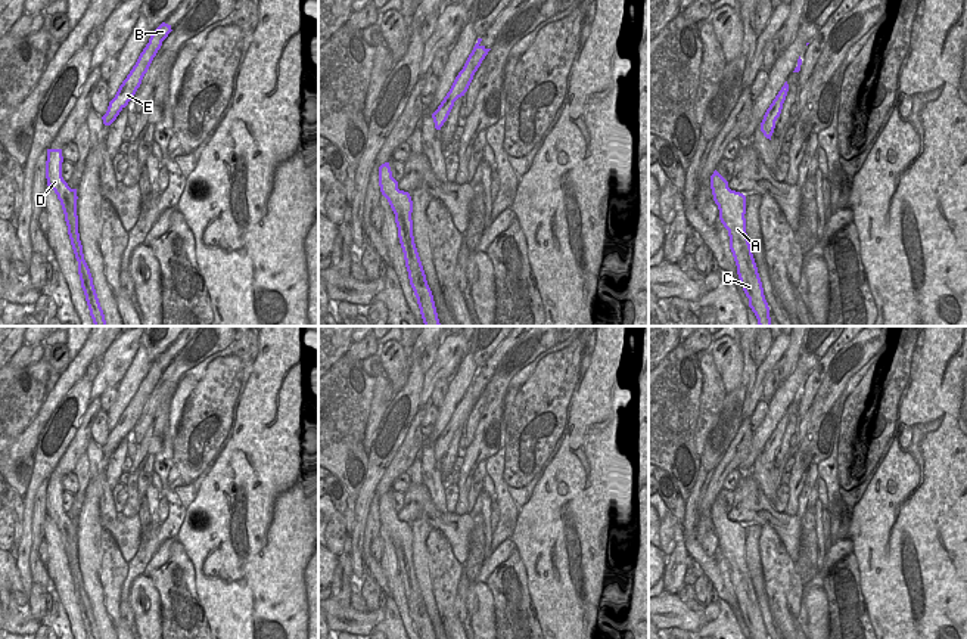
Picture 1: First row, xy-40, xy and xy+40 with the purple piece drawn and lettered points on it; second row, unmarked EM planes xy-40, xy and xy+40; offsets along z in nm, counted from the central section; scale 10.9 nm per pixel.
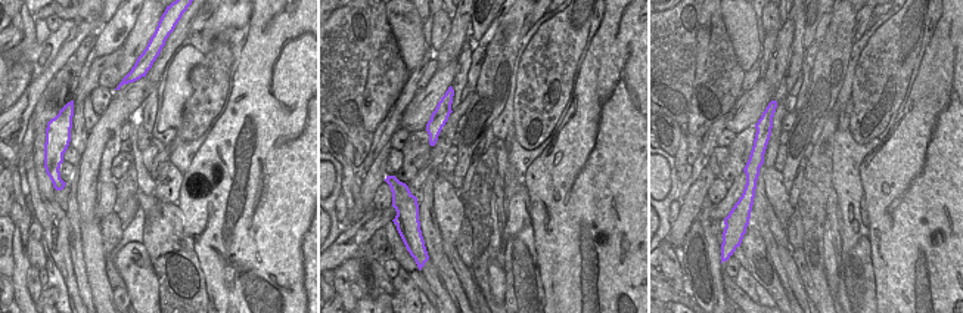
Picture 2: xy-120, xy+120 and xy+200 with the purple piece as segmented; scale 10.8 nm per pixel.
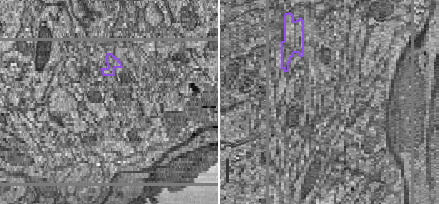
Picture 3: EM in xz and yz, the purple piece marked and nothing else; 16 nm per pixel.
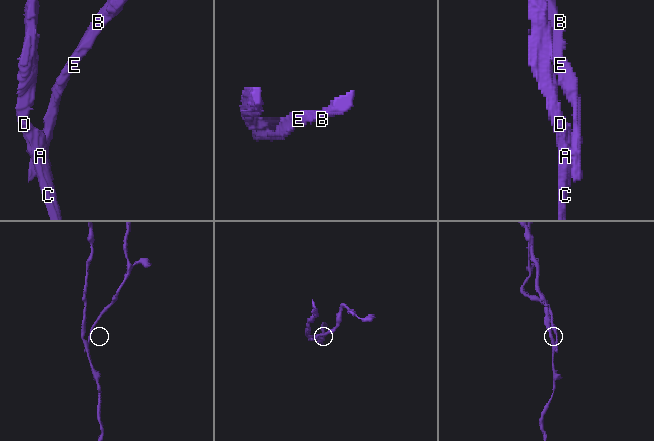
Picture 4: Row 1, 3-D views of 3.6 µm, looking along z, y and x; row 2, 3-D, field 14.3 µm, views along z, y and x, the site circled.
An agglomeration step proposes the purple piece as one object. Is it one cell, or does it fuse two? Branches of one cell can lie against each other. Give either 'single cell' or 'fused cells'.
fused cells

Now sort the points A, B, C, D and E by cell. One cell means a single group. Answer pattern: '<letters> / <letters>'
A B E / C D

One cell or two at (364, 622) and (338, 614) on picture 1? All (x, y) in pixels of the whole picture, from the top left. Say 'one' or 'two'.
one

